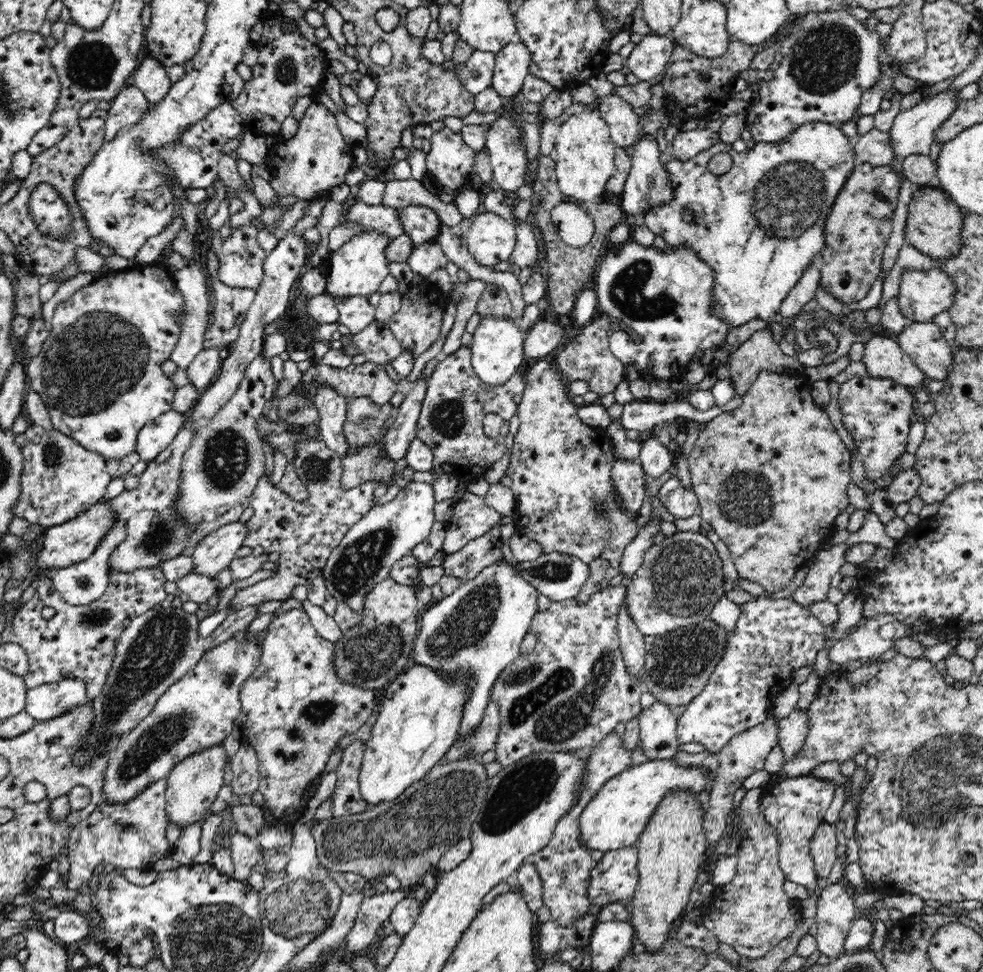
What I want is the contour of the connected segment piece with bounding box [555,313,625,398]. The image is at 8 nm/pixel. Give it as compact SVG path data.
M597 313L589 324L580 325L573 333L574 340L565 344L563 350L555 355L558 372L566 382L584 381L588 383L590 391L596 392L602 398L611 392L615 392L618 384L625 380L623 362L614 357L609 349L609 336L612 333L610 320L606 314Z

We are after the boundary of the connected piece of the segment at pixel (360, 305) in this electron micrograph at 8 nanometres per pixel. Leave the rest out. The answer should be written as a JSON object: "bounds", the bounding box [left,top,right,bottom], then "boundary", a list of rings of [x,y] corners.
{"bounds":[324,290,375,334],"boundary":[[[324,290],[324,295],[330,295],[339,310],[339,321],[348,327],[351,334],[358,334],[366,328],[375,318],[375,306],[368,301],[366,296],[354,294],[354,296],[334,296]]]}

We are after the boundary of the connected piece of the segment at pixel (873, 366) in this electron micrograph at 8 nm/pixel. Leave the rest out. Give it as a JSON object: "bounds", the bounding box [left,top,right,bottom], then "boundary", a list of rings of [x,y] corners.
{"bounds":[862,336,927,388],"boundary":[[[872,336],[864,343],[863,354],[862,362],[866,366],[868,377],[892,379],[908,388],[917,387],[927,381],[895,336]]]}

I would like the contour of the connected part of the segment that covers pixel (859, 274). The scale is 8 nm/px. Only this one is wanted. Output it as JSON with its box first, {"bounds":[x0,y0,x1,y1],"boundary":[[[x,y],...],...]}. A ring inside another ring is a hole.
{"bounds":[819,163,902,306],"boundary":[[[859,163],[852,171],[851,177],[845,182],[843,191],[836,197],[831,216],[825,224],[827,243],[821,252],[824,263],[820,270],[819,282],[822,283],[822,288],[826,292],[832,294],[844,306],[850,302],[862,300],[870,292],[876,280],[876,273],[883,265],[884,249],[893,229],[893,218],[899,203],[899,190],[902,183],[897,170],[891,165],[871,166],[868,163]]]}

